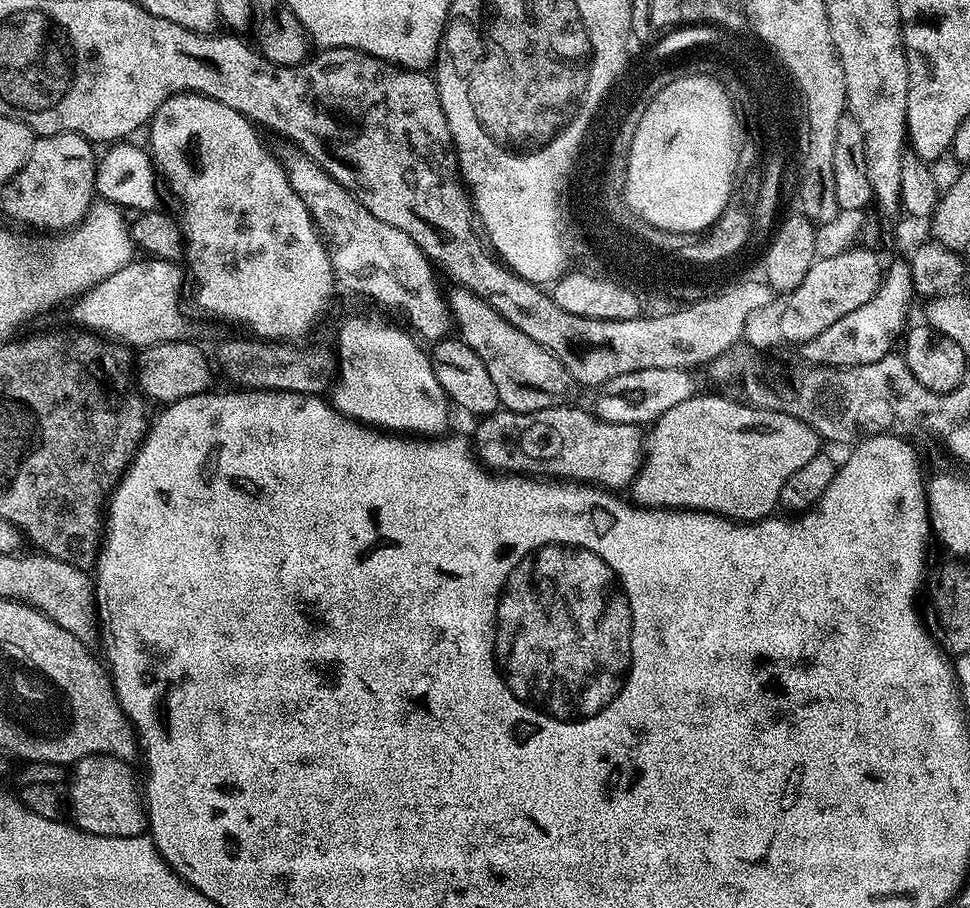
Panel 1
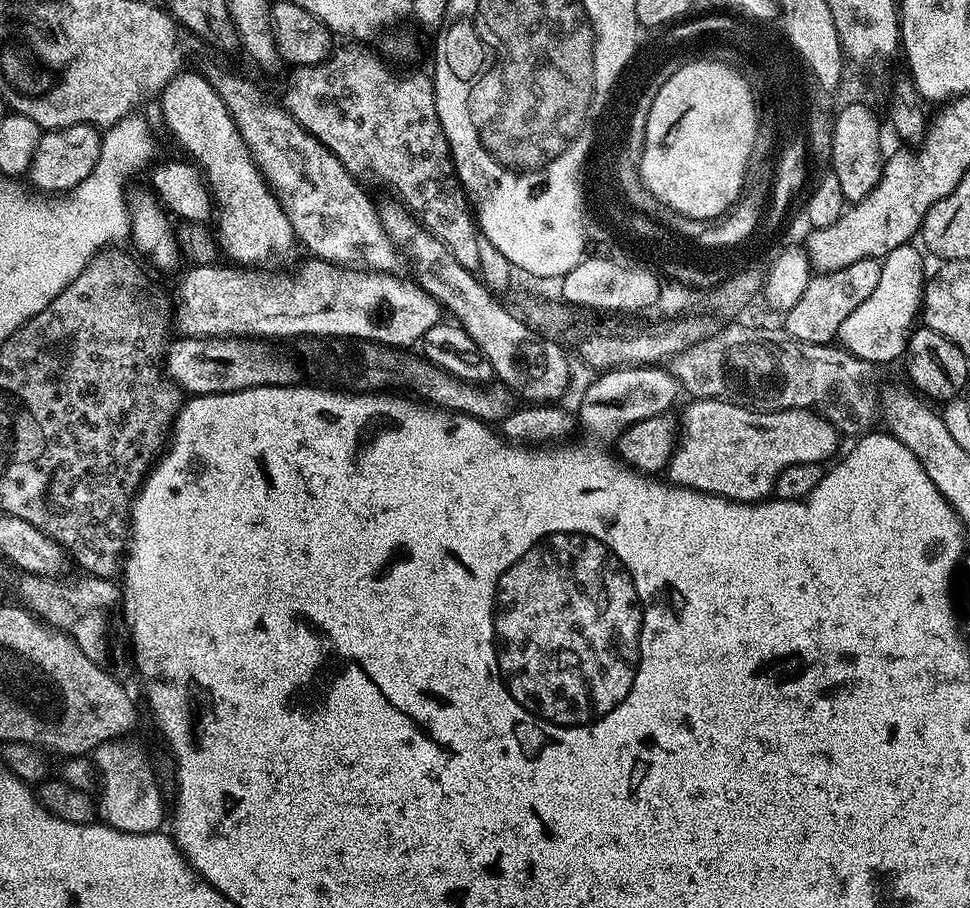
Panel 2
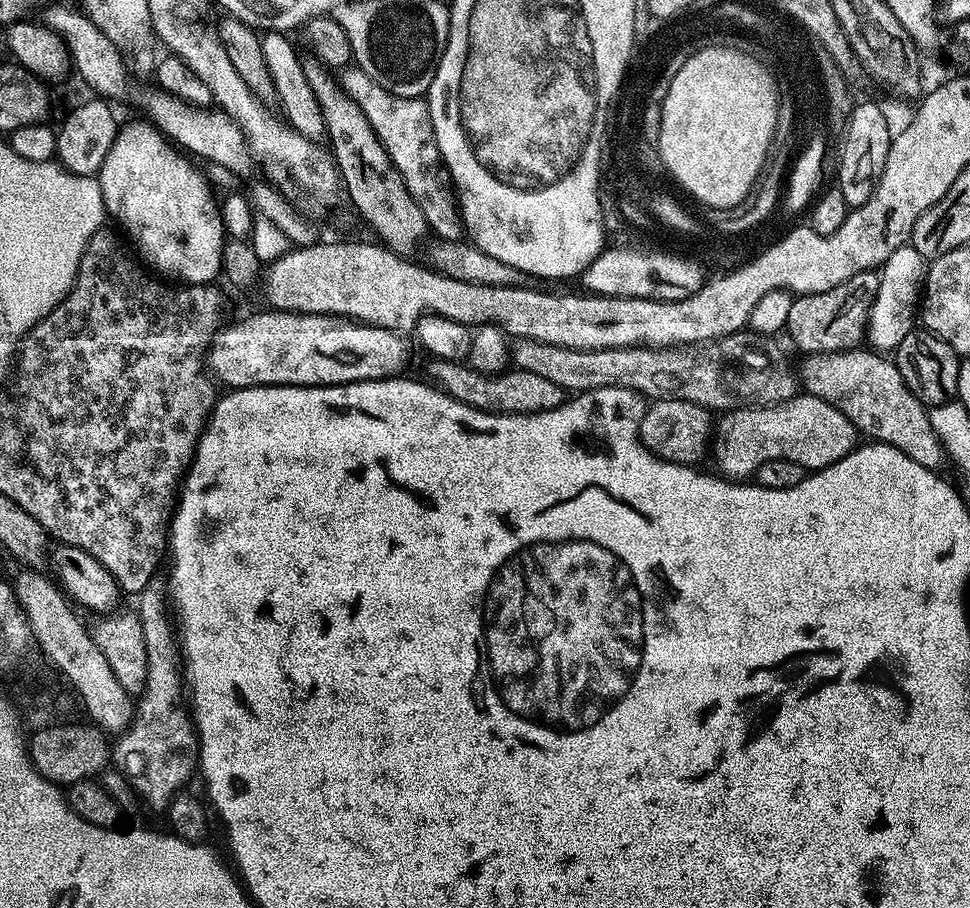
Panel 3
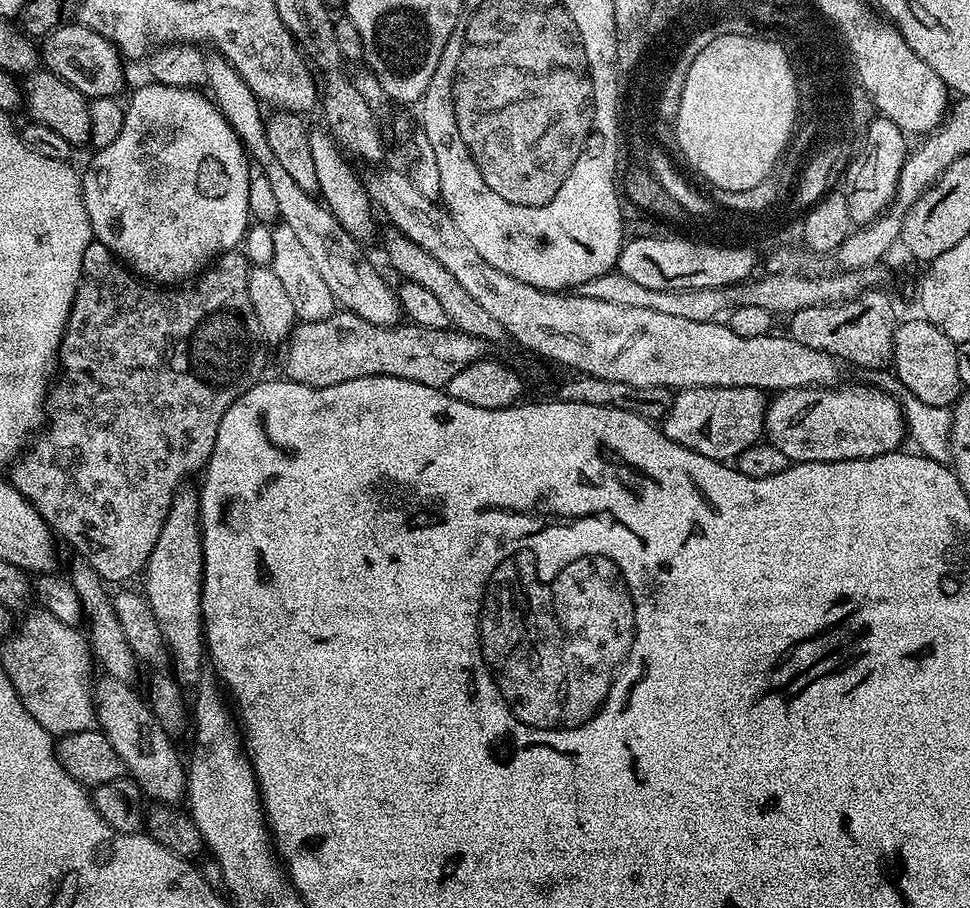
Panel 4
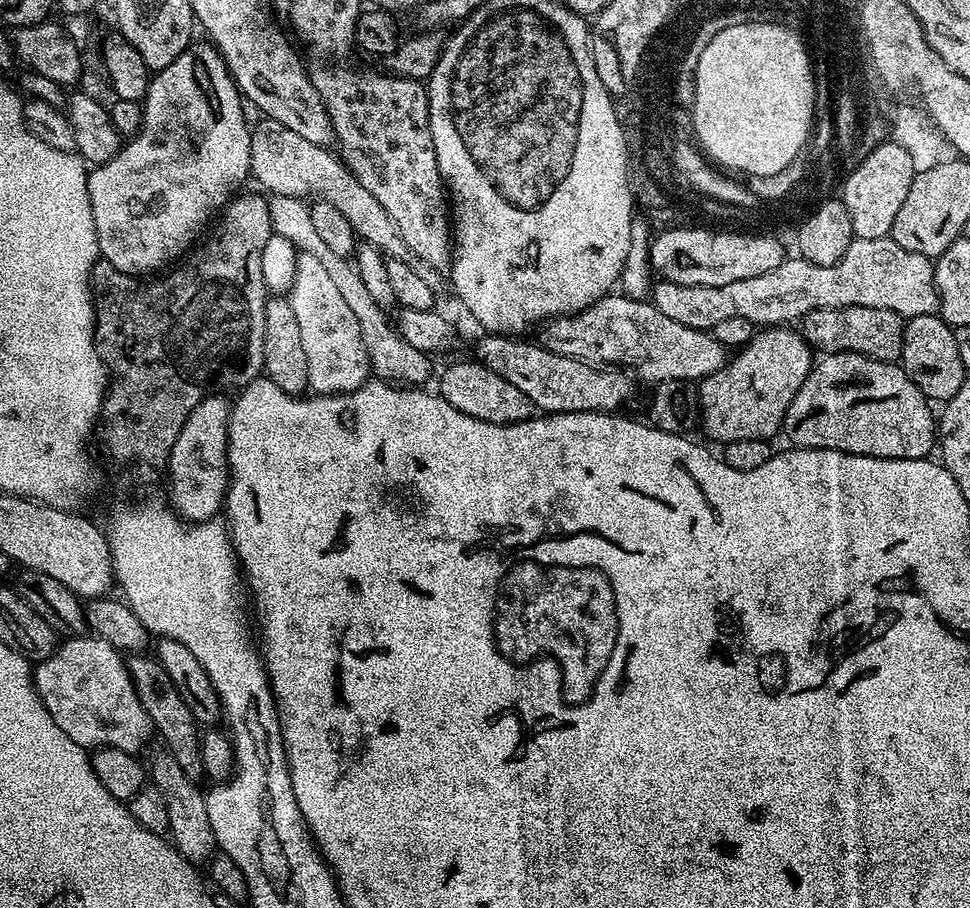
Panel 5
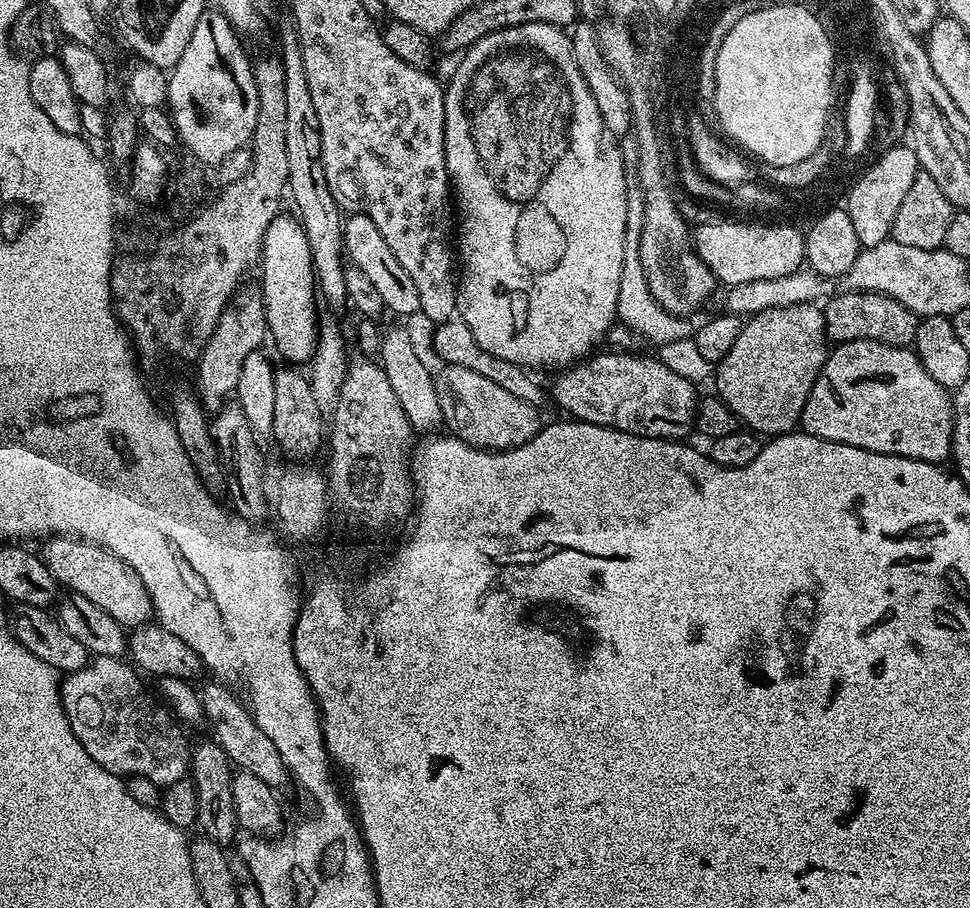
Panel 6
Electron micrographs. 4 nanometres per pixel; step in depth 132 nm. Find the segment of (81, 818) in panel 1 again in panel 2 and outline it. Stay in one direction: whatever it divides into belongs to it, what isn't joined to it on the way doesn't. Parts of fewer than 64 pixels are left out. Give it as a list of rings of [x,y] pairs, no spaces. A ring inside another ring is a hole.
[[[115,738],[113,740],[108,740],[105,744],[100,744],[96,747],[94,753],[94,759],[96,762],[96,770],[98,773],[98,812],[102,817],[103,823],[107,824],[110,828],[117,828],[123,832],[129,832],[130,834],[146,834],[147,832],[159,832],[161,831],[162,825],[160,823],[165,823],[166,812],[164,816],[164,804],[160,801],[160,788],[156,785],[156,776],[152,773],[152,764],[150,761],[144,757],[144,752],[140,748],[135,748],[132,744],[123,744],[124,740],[120,738]]]

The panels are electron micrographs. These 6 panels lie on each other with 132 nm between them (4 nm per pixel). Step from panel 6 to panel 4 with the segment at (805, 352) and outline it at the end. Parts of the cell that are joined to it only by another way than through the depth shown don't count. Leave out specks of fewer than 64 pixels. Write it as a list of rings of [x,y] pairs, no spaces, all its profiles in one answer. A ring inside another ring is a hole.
[[[682,388],[673,395],[662,430],[670,442],[711,460],[732,462],[742,450],[761,443],[770,400],[758,388]]]

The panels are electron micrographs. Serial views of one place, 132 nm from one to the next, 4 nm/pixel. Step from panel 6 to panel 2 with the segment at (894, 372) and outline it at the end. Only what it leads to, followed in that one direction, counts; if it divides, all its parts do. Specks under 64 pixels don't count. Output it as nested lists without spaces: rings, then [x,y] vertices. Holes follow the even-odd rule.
[[[692,400],[689,405],[684,412],[684,420],[682,416],[682,435],[679,437],[676,453],[672,455],[672,461],[666,469],[667,479],[682,488],[693,488],[727,500],[741,500],[744,504],[771,497],[776,475],[786,466],[824,464],[831,461],[837,455],[836,447],[842,440],[836,427],[825,416],[810,408],[751,412],[748,408],[721,400]]]

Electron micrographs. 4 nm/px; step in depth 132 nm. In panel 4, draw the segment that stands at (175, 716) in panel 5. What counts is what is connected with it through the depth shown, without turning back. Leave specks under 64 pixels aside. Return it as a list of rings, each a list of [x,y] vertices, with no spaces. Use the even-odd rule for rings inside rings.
[[[76,558],[73,561],[70,583],[74,594],[78,596],[82,613],[82,624],[86,629],[88,647],[92,649],[93,661],[99,667],[100,664],[104,667],[102,672],[105,676],[112,676],[116,680],[125,682],[135,681],[138,661],[126,642],[126,634],[122,634],[122,626],[118,623],[118,616],[114,614],[112,596],[110,592],[104,589],[107,588],[105,581],[101,580],[96,571],[90,565],[84,563],[83,560]]]

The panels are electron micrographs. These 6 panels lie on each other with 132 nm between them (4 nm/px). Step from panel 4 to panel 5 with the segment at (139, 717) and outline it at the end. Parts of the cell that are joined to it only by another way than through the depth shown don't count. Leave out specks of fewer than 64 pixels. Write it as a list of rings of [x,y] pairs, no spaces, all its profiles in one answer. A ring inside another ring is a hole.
[[[160,750],[153,758],[152,768],[150,764],[150,780],[162,794],[162,798],[166,798],[166,814],[170,817],[168,836],[180,851],[180,857],[189,860],[193,866],[207,865],[218,849],[214,826],[210,826],[210,814],[206,814],[205,793],[196,789],[193,777],[187,776],[182,766],[178,766],[178,762],[174,762],[174,758],[164,750]]]

